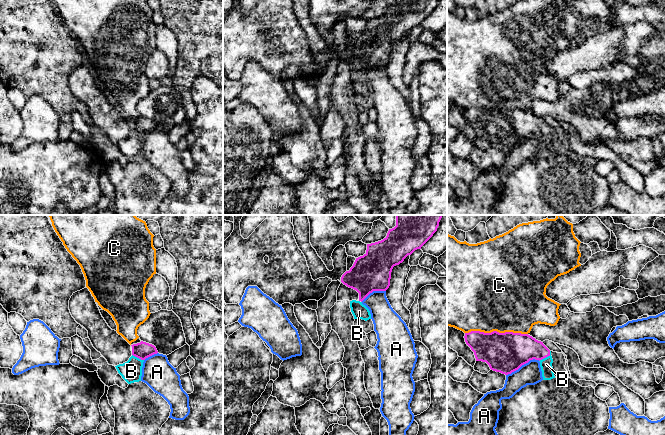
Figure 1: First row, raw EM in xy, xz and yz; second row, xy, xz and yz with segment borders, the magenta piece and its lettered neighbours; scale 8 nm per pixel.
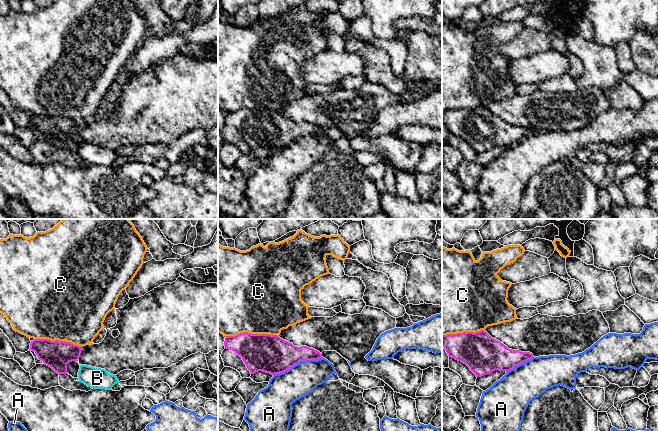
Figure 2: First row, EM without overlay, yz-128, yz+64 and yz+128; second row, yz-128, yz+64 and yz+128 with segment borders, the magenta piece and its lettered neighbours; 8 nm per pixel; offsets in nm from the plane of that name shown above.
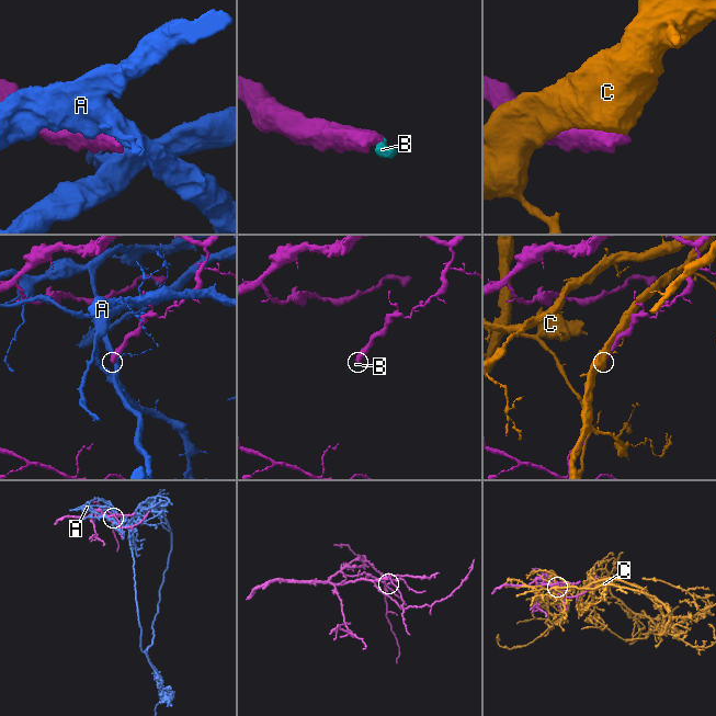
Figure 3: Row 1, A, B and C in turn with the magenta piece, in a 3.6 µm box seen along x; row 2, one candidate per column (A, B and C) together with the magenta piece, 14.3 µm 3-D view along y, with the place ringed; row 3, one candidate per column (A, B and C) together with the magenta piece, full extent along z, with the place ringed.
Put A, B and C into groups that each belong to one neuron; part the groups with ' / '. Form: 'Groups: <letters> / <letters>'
Groups: A / B / C

